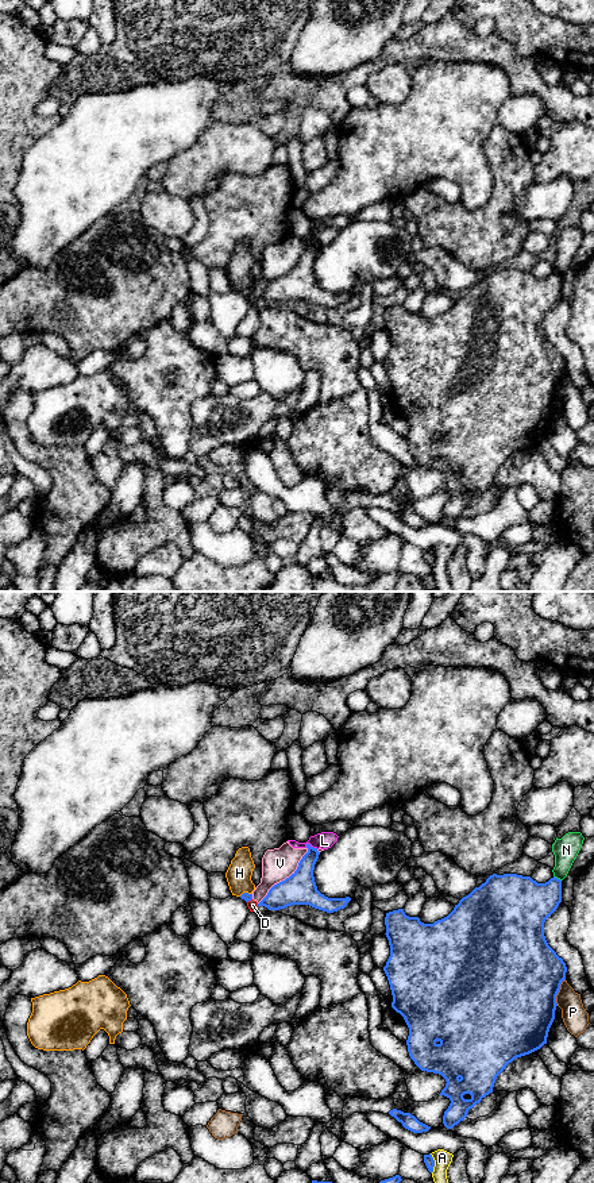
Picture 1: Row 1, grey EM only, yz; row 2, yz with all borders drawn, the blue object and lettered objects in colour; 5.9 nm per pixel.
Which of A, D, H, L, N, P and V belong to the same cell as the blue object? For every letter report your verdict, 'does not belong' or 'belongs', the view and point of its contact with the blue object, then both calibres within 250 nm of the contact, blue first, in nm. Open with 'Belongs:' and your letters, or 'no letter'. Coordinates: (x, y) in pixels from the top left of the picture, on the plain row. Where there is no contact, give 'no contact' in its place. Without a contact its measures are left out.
Belongs: no letter
A: does not belong | yz (434, 558) | 60/100 nm
D: does not belong | yz (249, 295) | 50/60 nm
H: does not belong | yz (245, 288) | 50/150 nm
L: does not belong | yz (312, 242) | 180/110 nm
N: does not belong | yz (556, 273) | 320/150 nm
P: does not belong | yz (558, 386) | 500/150 nm
V: does not belong | yz (286, 273) | 190/190 nm

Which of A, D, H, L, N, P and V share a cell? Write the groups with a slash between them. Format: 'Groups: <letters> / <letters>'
Groups: A / D L V / H / N / P

